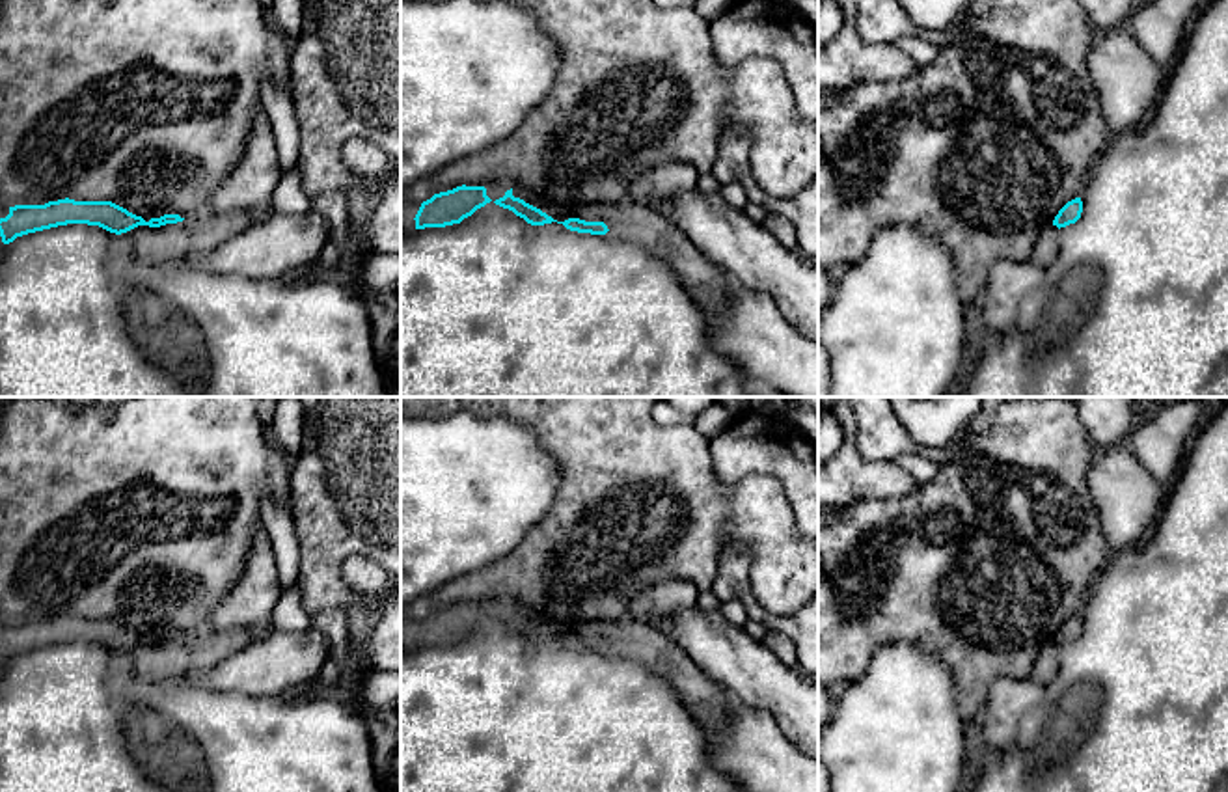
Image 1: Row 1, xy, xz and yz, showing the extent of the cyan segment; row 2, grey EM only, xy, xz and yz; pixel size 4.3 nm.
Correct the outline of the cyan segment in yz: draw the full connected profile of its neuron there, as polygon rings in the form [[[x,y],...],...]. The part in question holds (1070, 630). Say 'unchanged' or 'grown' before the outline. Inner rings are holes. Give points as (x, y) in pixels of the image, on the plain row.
grown | [[[1075,615],[1068,619],[1055,637],[1040,650],[1032,665],[1030,678],[1042,686],[1047,686],[1058,673],[1058,650],[1062,645],[1075,641],[1081,635],[1083,619]]]

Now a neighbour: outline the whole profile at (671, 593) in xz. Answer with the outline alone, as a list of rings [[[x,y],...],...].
[[[663,576],[630,602],[630,617],[637,622],[656,624],[669,615],[697,606],[699,589],[680,576]]]

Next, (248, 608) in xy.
[[[261,527],[244,563],[242,576],[231,593],[212,609],[211,628],[216,632],[274,630],[272,613],[281,594],[270,539]]]

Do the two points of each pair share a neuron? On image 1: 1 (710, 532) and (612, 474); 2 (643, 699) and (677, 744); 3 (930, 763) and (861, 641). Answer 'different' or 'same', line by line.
1: same
2: same
3: different

